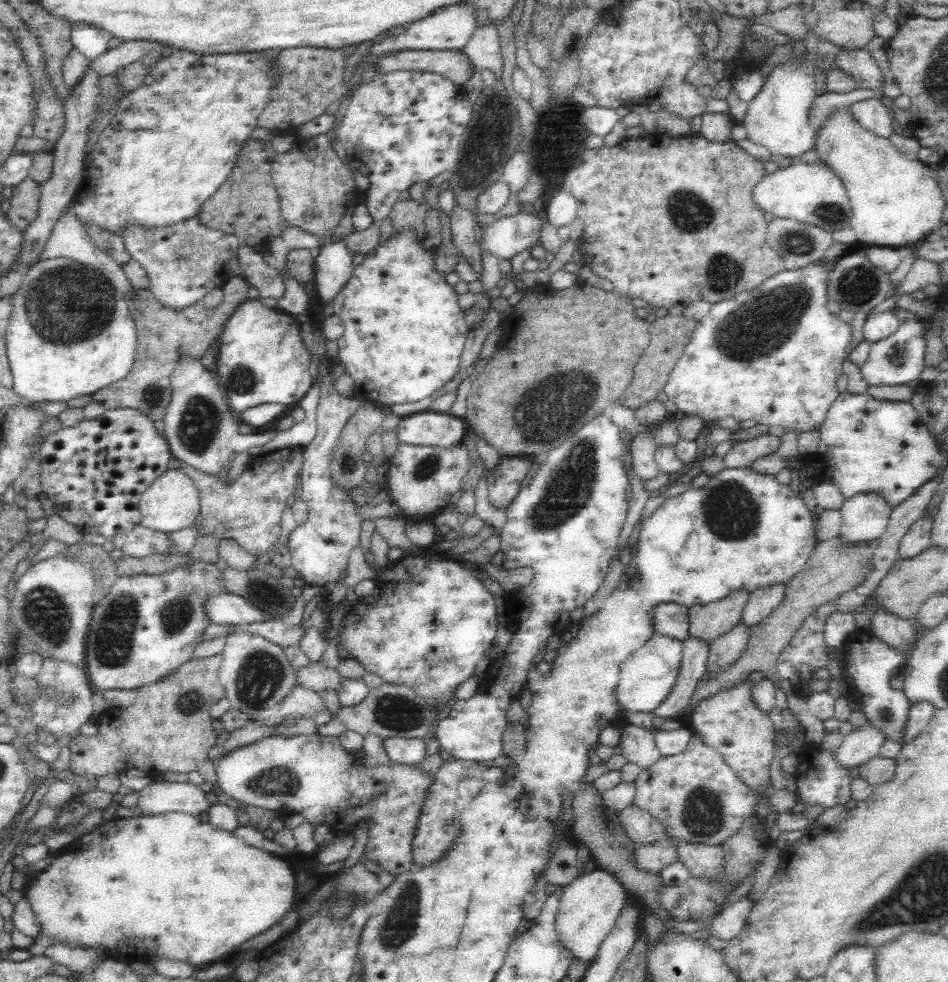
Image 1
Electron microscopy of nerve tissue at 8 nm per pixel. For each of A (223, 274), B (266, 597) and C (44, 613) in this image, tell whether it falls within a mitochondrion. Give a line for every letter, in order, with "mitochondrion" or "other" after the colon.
A: other
B: mitochondrion
C: mitochondrion

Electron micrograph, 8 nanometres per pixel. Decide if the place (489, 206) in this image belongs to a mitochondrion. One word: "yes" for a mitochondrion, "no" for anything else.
no

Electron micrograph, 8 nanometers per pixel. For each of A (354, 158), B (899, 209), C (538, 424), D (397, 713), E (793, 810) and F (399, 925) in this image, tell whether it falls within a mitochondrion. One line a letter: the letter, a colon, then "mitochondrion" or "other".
A: other
B: other
C: mitochondrion
D: mitochondrion
E: other
F: mitochondrion

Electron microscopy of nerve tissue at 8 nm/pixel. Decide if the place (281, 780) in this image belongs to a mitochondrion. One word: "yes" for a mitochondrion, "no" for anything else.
yes

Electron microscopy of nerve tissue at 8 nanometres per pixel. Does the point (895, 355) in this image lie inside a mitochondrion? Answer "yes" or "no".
yes

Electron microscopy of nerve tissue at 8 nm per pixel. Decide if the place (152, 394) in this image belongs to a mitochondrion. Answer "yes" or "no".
yes

